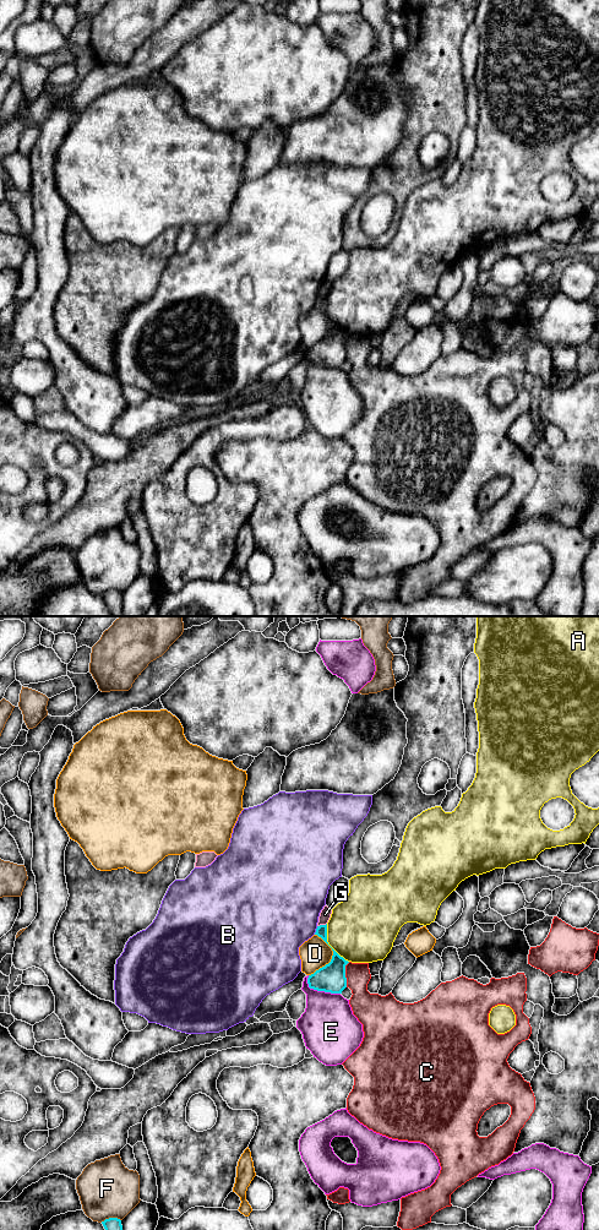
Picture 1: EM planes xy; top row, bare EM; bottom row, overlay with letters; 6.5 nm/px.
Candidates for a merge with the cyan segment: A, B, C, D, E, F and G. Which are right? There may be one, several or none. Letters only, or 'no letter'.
no letter

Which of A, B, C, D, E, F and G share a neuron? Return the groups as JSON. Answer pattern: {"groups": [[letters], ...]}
{"groups": [["A"], ["B"], ["C"], ["D"], ["E"], ["F"], ["G"]]}

